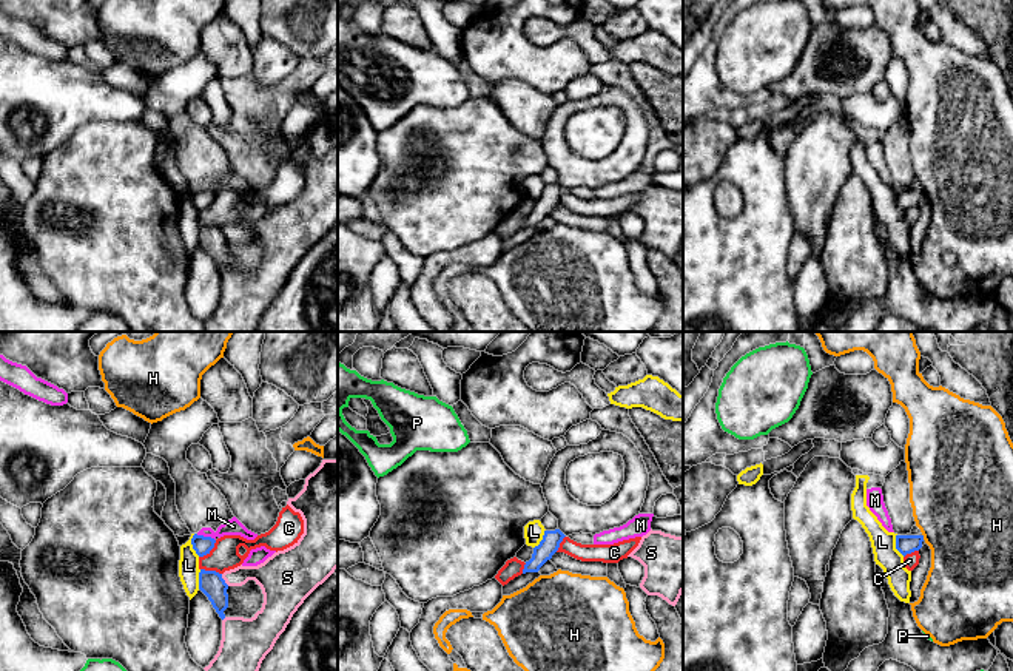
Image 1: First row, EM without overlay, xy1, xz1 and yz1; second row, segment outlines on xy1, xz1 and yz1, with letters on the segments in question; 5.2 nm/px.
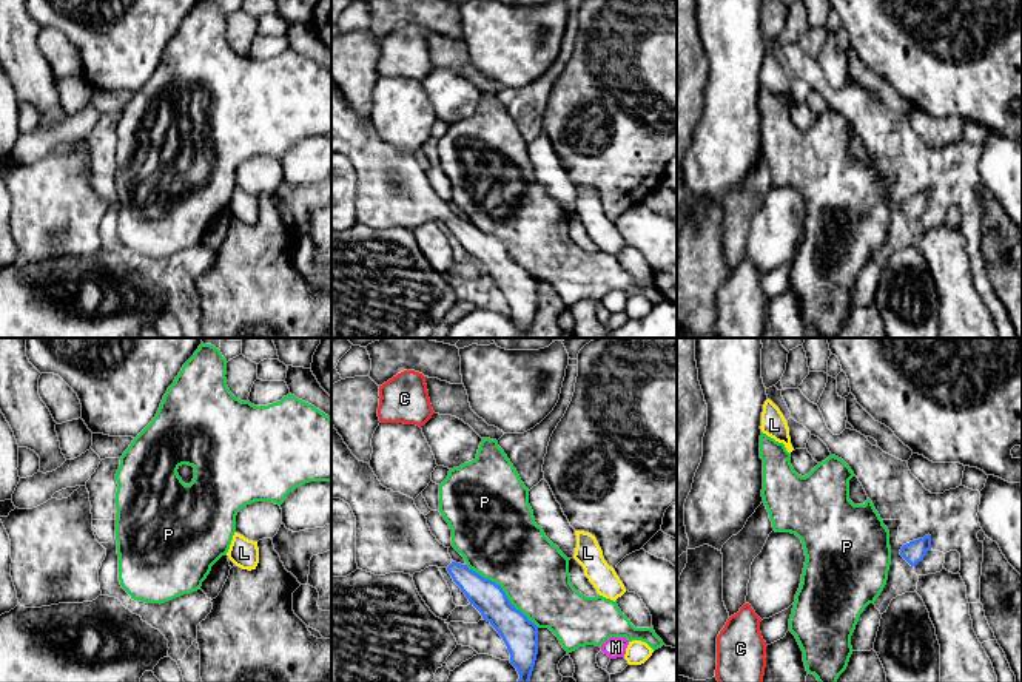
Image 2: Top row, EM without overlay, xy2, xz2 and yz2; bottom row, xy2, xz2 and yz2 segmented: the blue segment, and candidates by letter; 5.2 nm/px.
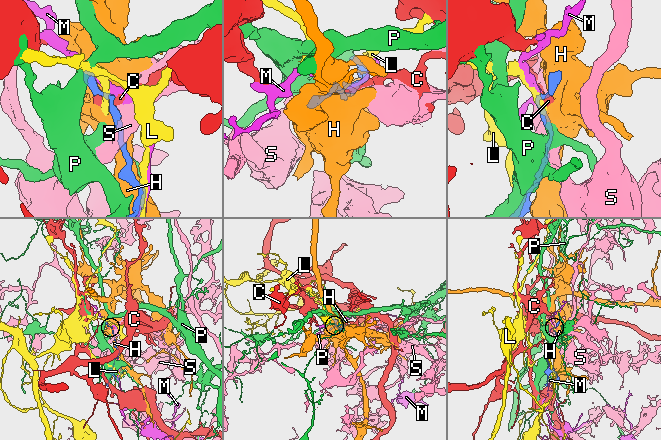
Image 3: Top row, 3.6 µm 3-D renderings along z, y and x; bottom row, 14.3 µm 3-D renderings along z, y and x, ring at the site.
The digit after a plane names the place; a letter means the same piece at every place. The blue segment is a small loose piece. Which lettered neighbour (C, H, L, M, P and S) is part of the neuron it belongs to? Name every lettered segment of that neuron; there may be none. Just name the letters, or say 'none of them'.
none of them

